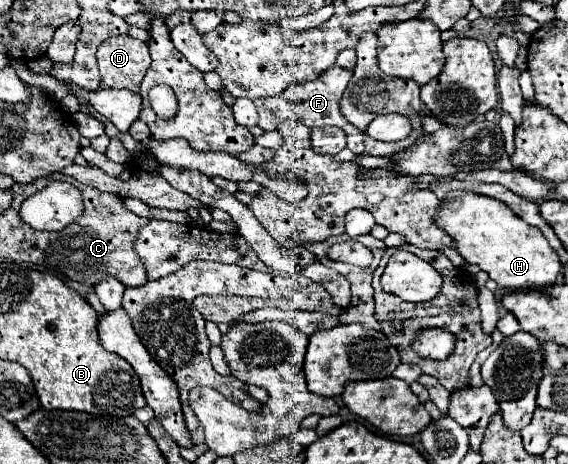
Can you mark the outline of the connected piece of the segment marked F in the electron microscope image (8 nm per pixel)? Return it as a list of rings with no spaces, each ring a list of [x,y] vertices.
[[[333,65],[329,67],[323,75],[319,75],[315,81],[307,81],[307,83],[297,83],[297,85],[289,85],[287,91],[283,91],[281,95],[277,97],[261,97],[261,99],[255,99],[255,107],[257,107],[257,113],[259,113],[259,127],[263,131],[275,131],[277,125],[283,121],[283,119],[293,119],[293,121],[301,121],[305,123],[309,129],[317,129],[317,127],[327,127],[327,125],[337,125],[341,127],[347,137],[353,137],[349,139],[349,149],[353,153],[363,153],[365,147],[363,147],[363,141],[365,141],[365,135],[361,135],[361,131],[357,131],[357,127],[353,127],[343,115],[341,115],[341,107],[339,107],[339,101],[341,101],[341,95],[347,87],[347,83],[351,81],[351,71],[339,67],[339,65]]]

